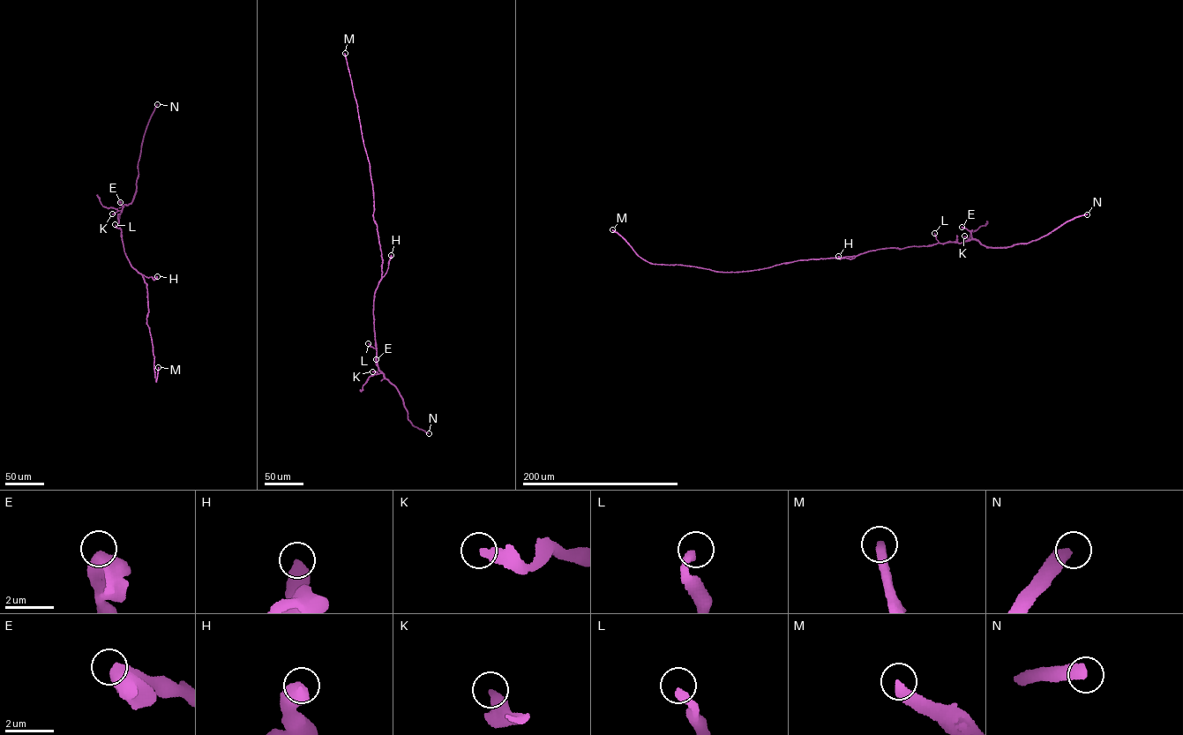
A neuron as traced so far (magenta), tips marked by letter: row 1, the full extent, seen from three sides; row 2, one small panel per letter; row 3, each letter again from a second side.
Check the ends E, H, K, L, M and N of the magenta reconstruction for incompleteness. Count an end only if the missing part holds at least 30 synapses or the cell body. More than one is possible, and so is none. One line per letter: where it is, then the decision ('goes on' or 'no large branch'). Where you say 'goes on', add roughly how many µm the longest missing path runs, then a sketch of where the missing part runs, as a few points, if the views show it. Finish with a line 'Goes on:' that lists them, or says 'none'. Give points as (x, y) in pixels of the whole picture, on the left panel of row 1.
E: at (120, 202); no large branch
H: at (157, 276); no large branch
K: at (112, 213); no large branch
L: at (115, 224); no large branch
M: at (158, 367); goes on; about 140 µm are missing; missing branch runs (158, 367), (167, 356), (168, 359), (183, 355), (191, 350), (193, 345)
N: at (157, 104); no large branch
Goes on: M

